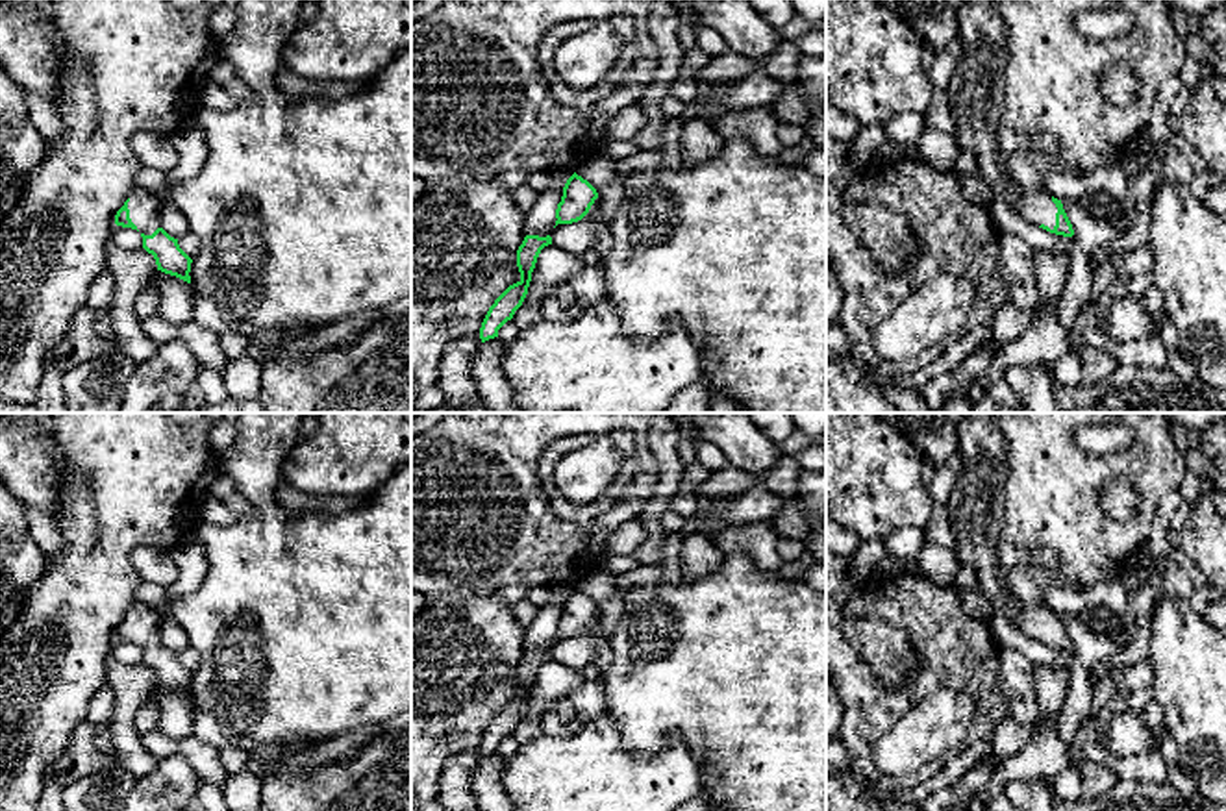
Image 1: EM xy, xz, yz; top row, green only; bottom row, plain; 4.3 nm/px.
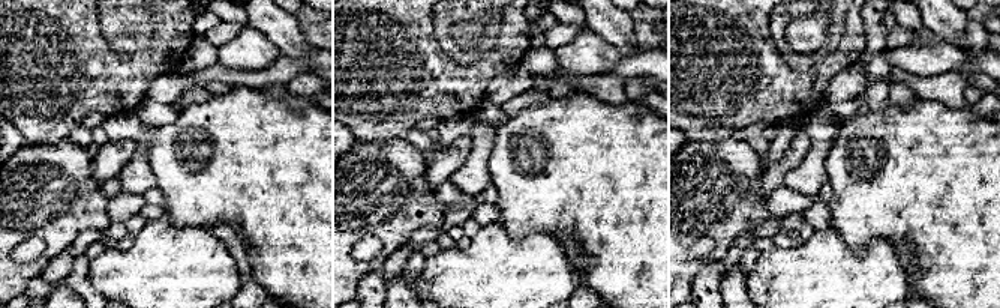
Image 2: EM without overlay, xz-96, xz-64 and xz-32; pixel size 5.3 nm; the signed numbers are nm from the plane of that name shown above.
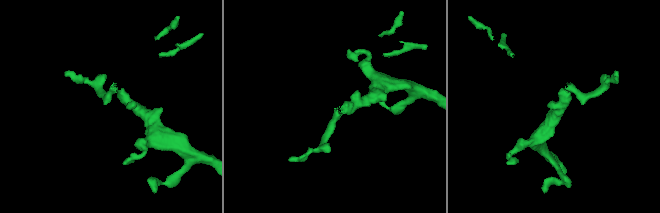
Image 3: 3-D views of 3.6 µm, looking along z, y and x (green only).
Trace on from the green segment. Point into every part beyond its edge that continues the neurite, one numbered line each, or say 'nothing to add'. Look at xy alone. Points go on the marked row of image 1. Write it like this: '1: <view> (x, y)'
1: xy (143, 204)

